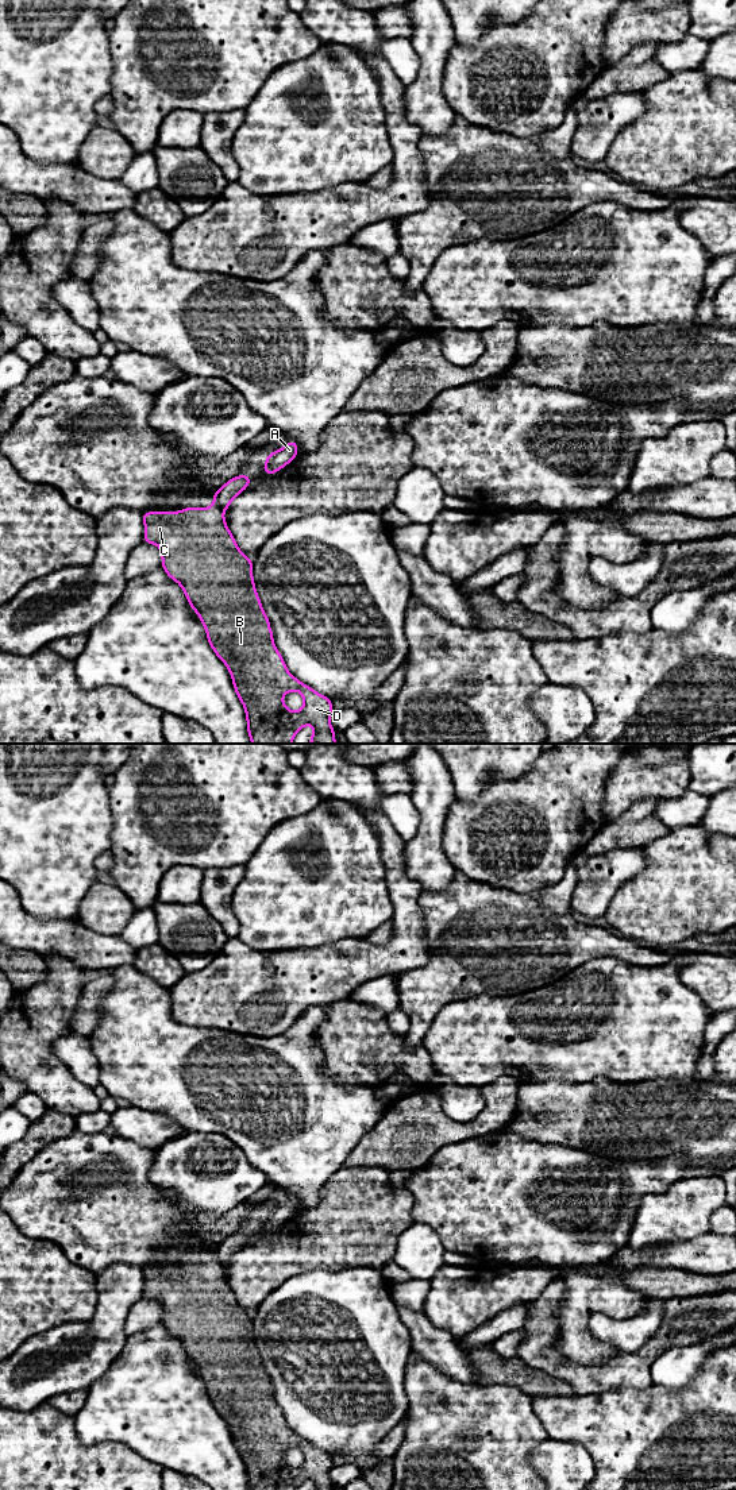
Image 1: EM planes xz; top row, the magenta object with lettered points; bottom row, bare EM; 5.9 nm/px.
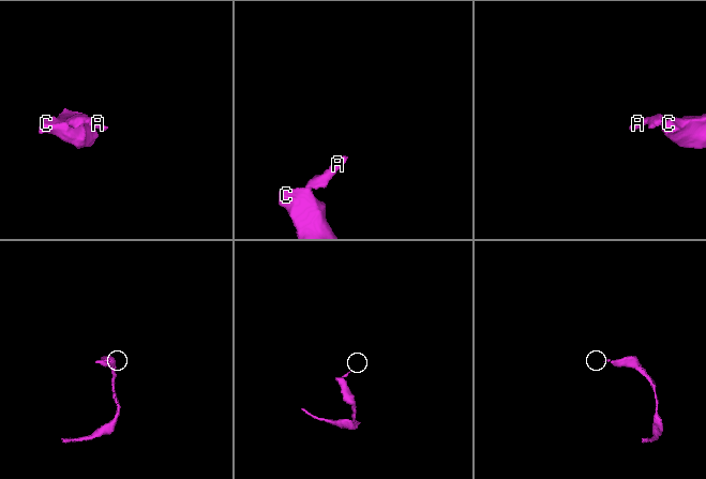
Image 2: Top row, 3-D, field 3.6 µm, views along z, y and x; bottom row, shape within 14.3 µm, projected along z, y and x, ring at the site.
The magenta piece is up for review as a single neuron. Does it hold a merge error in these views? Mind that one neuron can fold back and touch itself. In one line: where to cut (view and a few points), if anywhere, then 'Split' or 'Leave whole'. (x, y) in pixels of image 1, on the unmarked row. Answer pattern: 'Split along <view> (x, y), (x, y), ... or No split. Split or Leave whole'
Split along xz (214, 1261), (222, 1267). Split

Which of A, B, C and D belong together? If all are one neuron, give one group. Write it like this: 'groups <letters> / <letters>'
groups A / B C D

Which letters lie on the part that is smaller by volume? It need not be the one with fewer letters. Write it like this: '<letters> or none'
A

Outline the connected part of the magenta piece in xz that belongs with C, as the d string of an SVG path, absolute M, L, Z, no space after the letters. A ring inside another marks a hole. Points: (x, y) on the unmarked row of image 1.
M216 1262L185 1263L180 1267L144 1267L142 1273L144 1279L143 1298L161 1304L162 1325L181 1342L190 1364L197 1369L205 1383L211 1404L228 1424L234 1445L246 1467L247 1489L297 1490L301 1483L312 1481L313 1490L335 1490L330 1479L330 1470L334 1467L331 1455L296 1435L277 1406L269 1374L255 1346L253 1316L239 1305L223 1267ZM289 1447L297 1447L304 1454L304 1460L298 1467L290 1467L282 1456L282 1452Z

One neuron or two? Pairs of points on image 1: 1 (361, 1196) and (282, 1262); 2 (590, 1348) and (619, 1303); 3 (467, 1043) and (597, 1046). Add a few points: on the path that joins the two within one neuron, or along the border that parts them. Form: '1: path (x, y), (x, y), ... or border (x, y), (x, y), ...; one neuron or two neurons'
1: path (342, 1215), (318, 1239), (308, 1240), (301, 1247); one neuron
2: path (581, 1330), (581, 1312), (590, 1303), (600, 1303); one neuron
3: path (500, 1043), (565, 1047); one neuron

